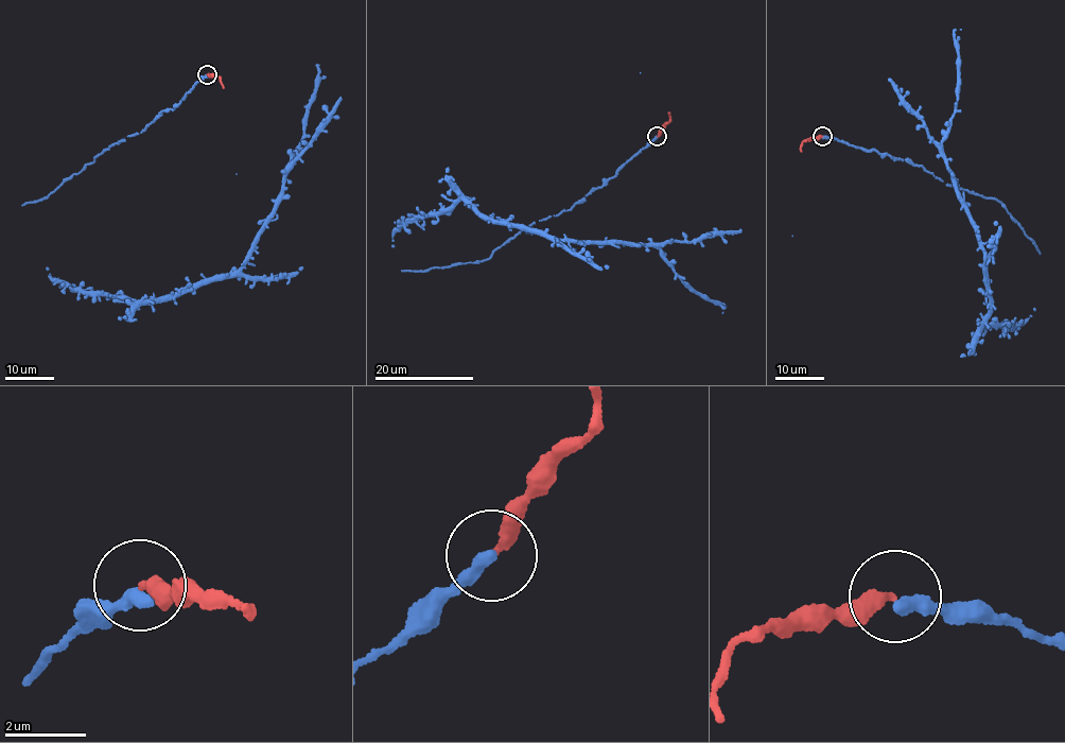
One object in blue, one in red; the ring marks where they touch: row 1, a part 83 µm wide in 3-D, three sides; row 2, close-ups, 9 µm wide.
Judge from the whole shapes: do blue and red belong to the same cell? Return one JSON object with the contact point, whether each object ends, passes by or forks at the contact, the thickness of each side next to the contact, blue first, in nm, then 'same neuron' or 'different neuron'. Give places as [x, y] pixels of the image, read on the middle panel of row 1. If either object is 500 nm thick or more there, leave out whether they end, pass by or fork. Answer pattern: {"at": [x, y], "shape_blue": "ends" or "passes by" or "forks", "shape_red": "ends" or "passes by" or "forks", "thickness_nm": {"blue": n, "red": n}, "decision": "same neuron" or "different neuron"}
{"at": [657, 136], "shape_blue": "ends", "shape_red": "ends", "thickness_nm": {"blue": 360, "red": 280}, "decision": "same neuron"}

